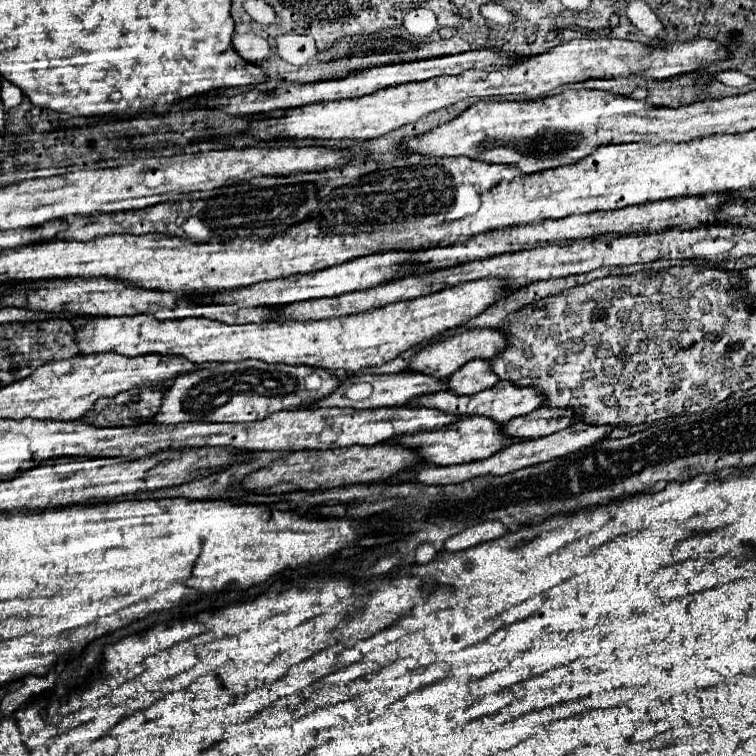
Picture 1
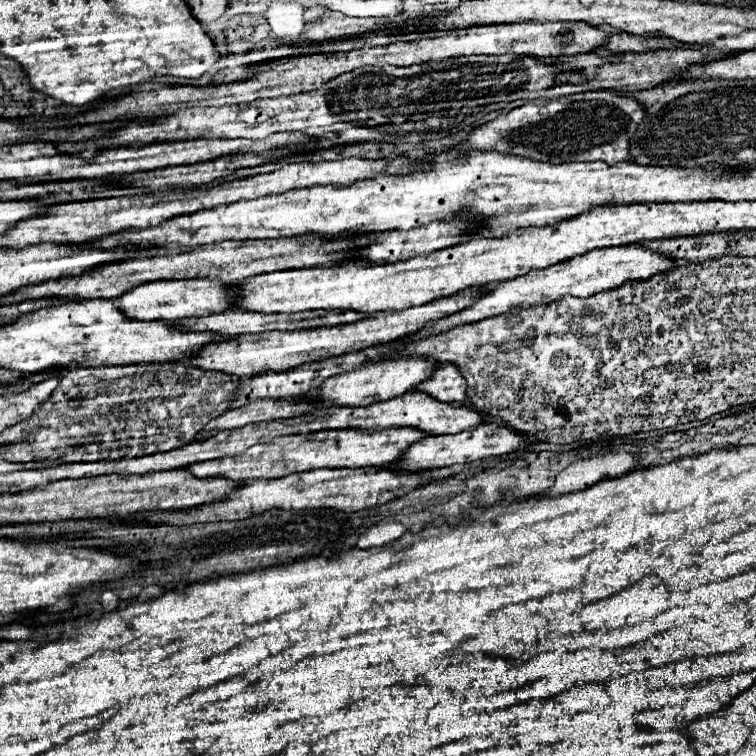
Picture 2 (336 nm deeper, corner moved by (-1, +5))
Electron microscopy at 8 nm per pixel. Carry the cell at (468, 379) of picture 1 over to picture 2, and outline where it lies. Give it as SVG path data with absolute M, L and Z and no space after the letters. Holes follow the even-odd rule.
M440 364L434 372L436 374L432 374L432 378L428 378L420 386L416 386L416 390L422 390L422 392L438 398L440 402L448 402L448 404L466 400L466 382L464 382L464 376L460 374L460 370L456 370L456 366Z

